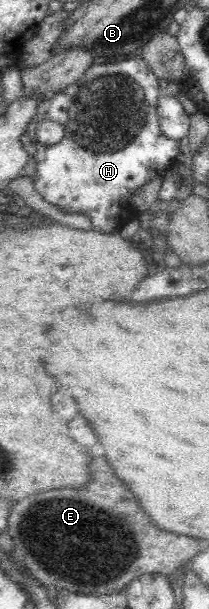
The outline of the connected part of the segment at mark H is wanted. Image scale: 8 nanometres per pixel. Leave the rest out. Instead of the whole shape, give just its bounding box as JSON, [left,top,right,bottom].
[26,57,180,234]

